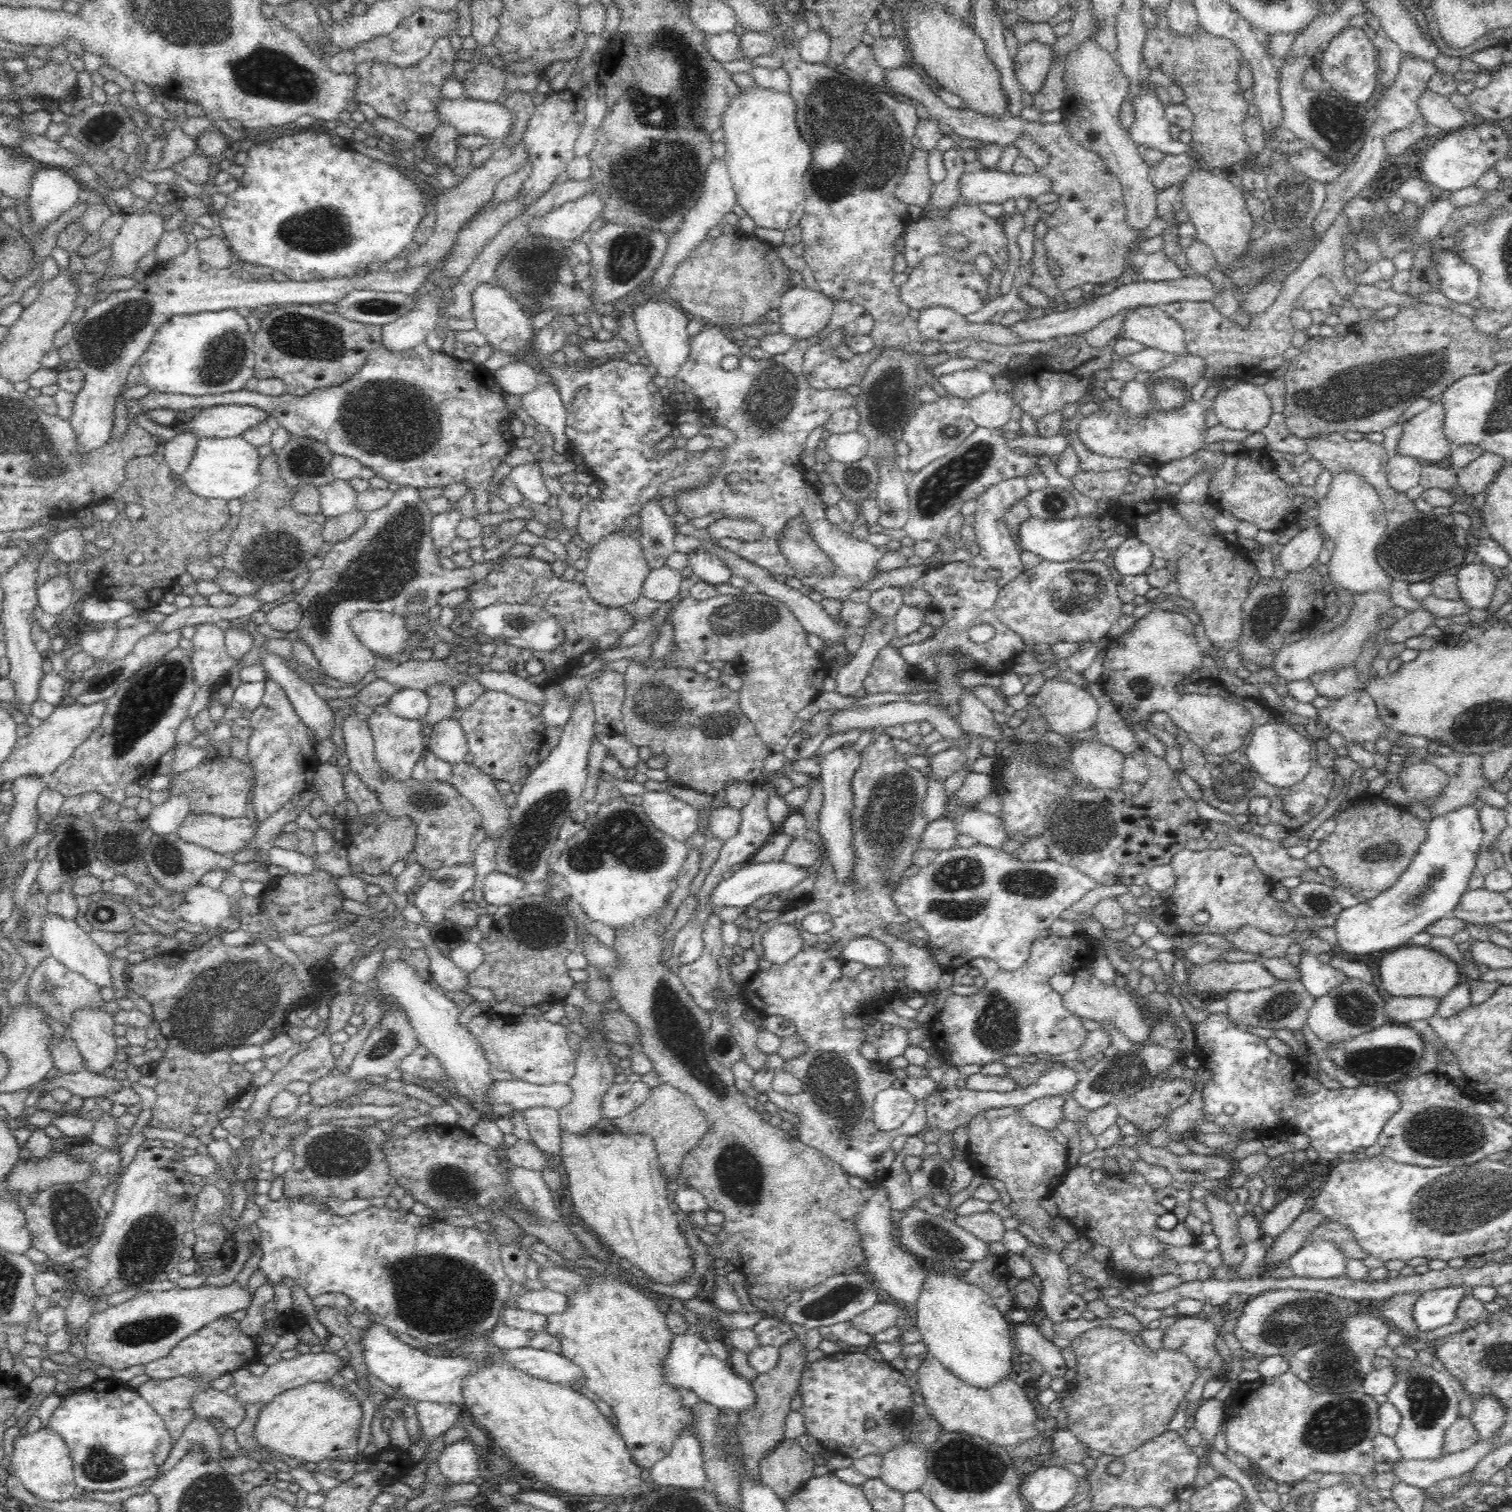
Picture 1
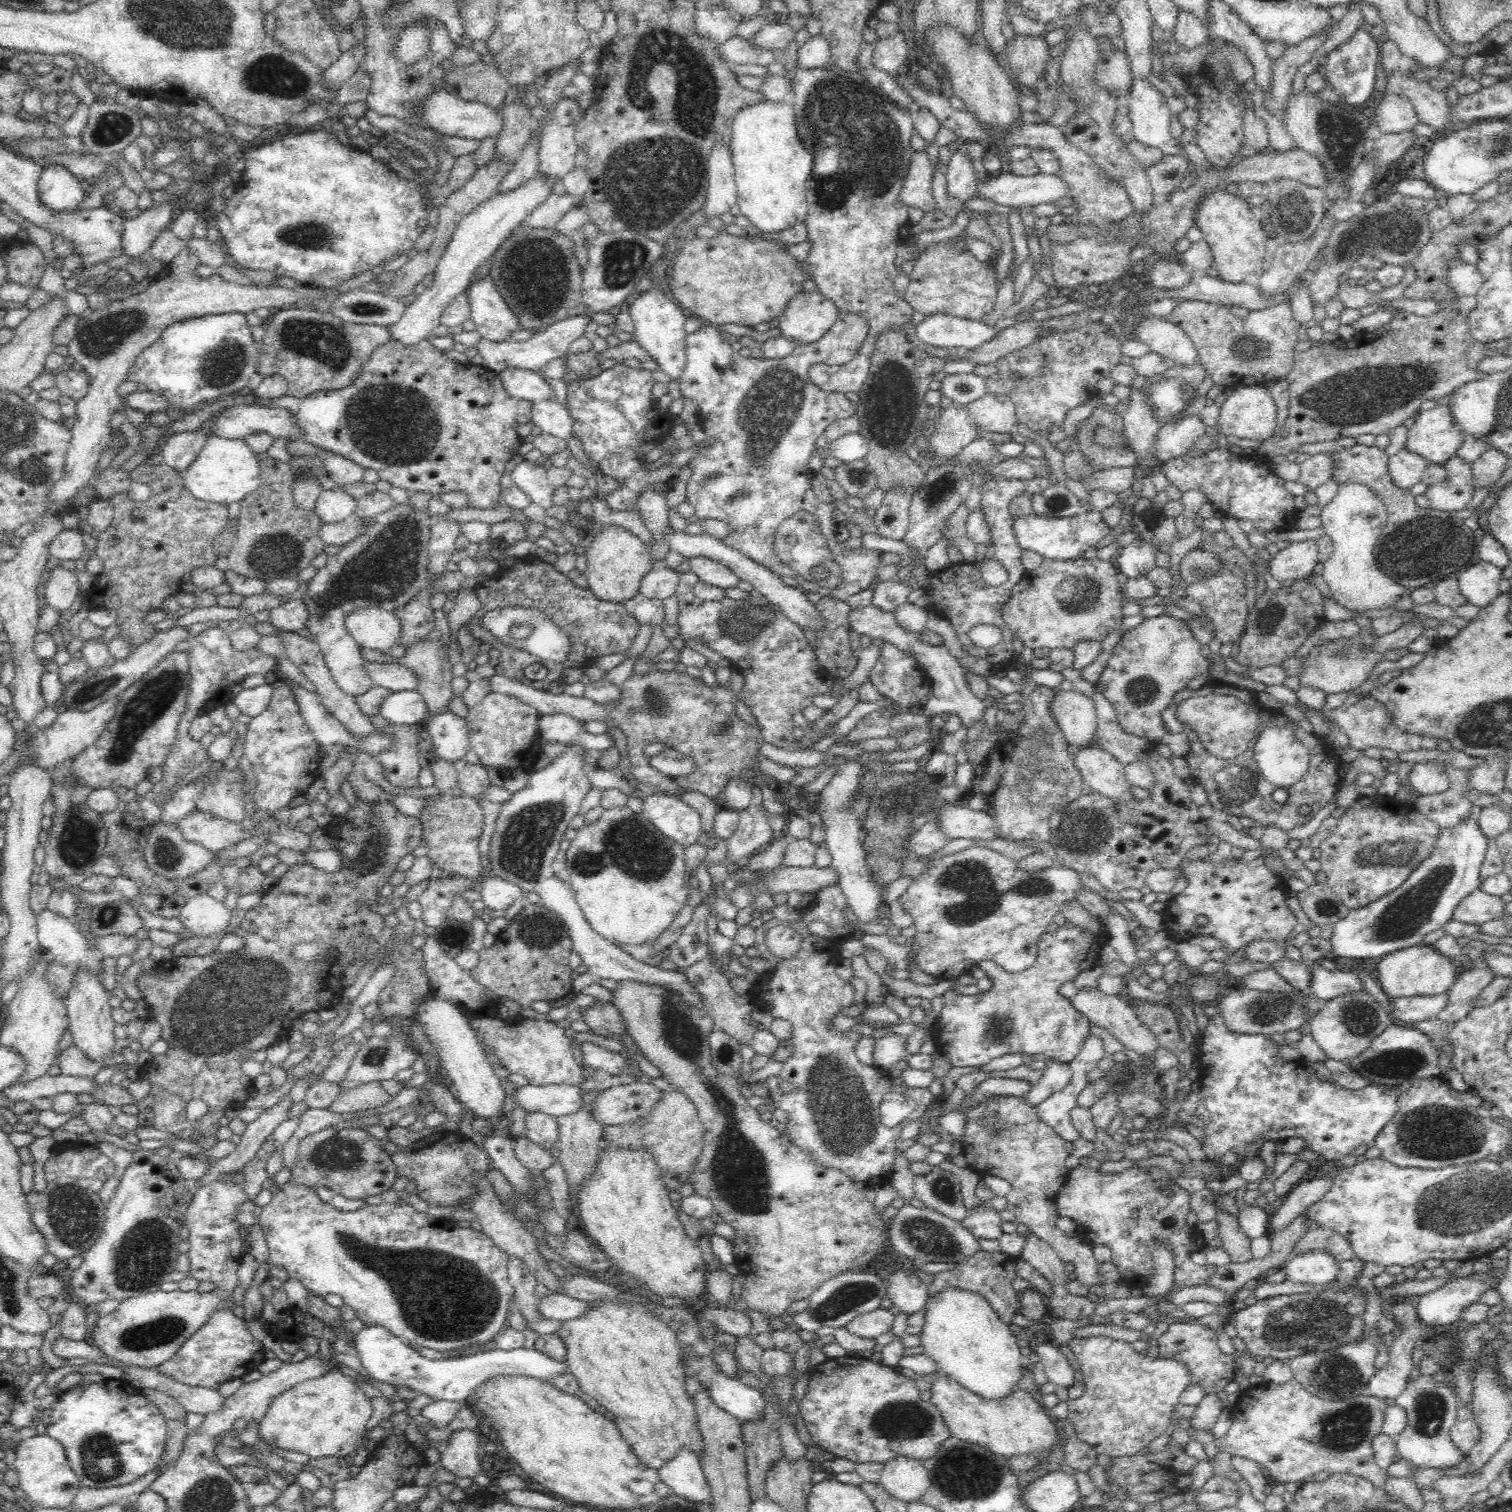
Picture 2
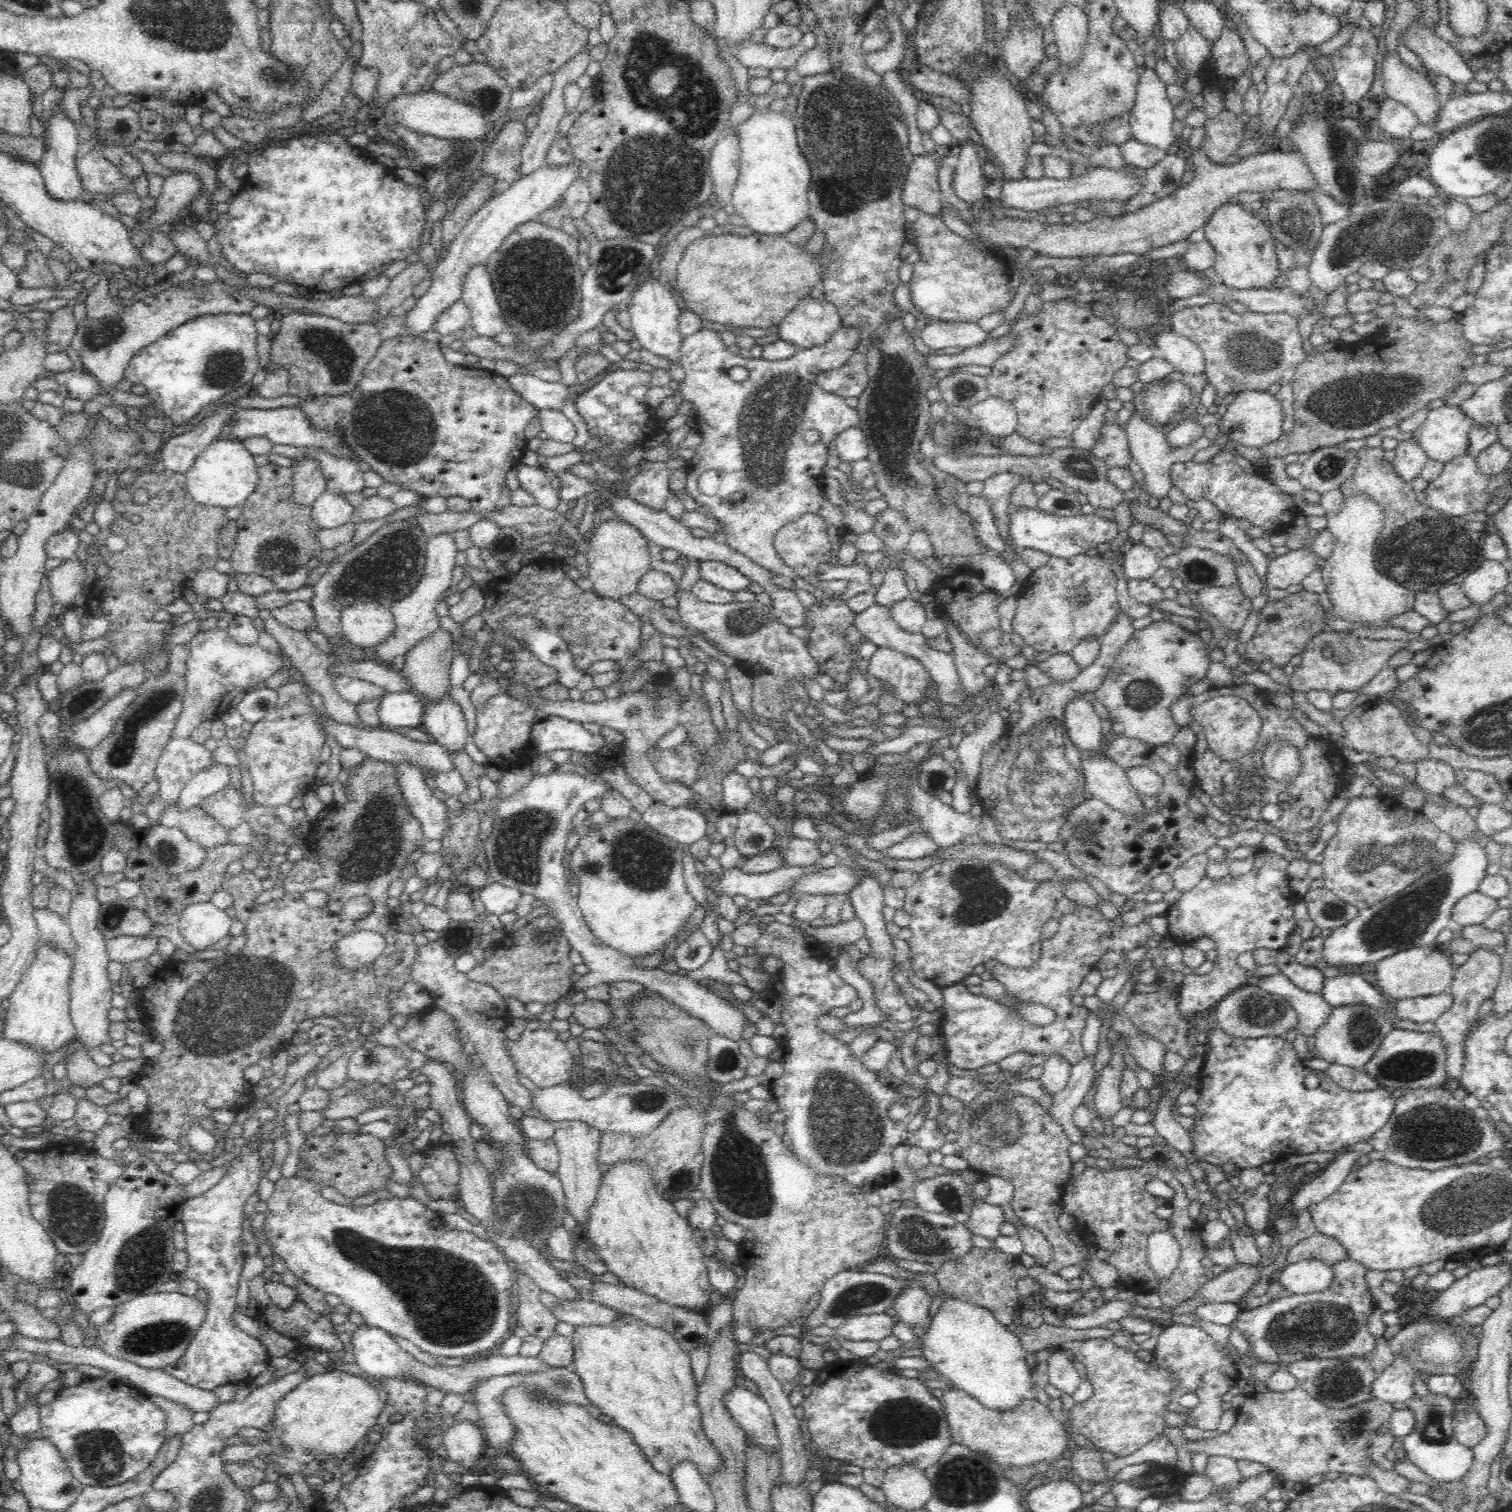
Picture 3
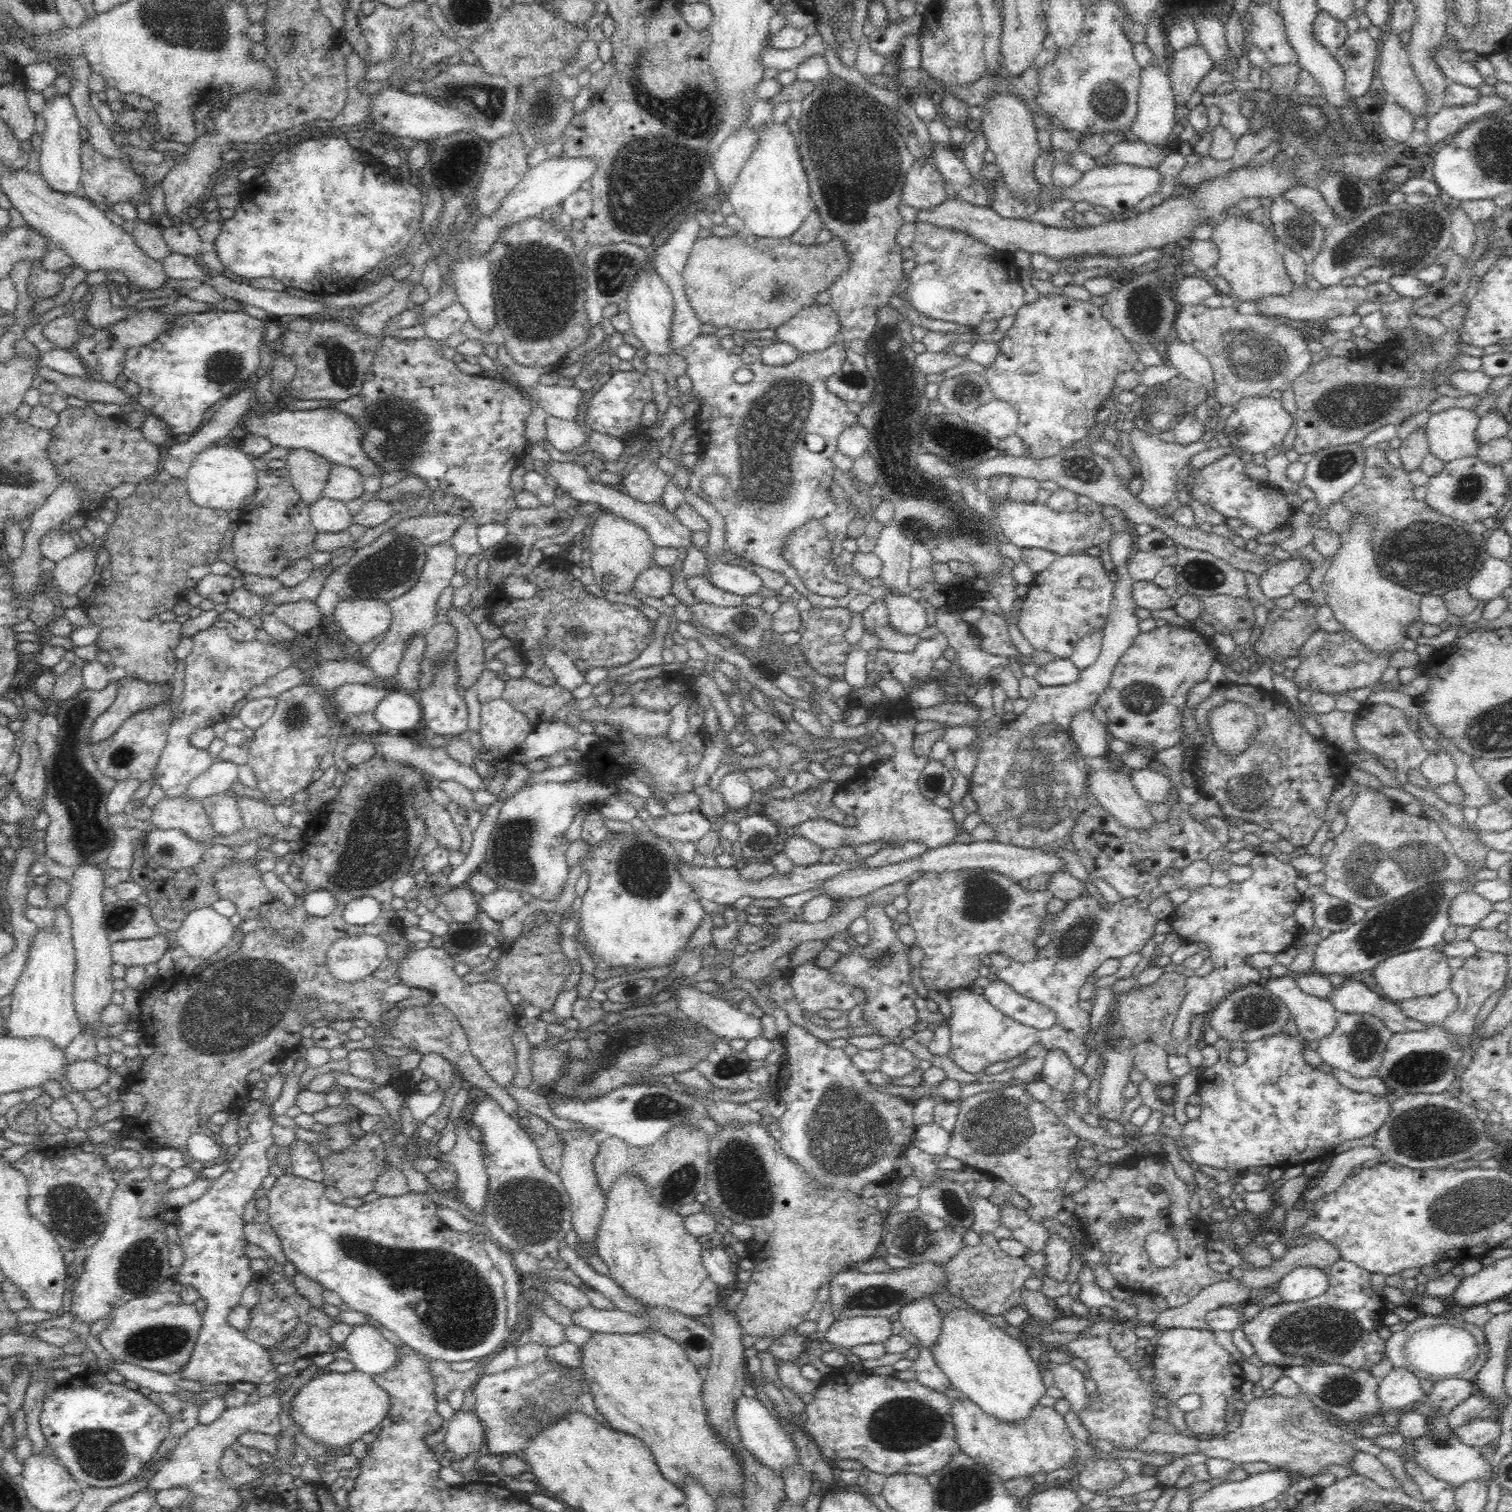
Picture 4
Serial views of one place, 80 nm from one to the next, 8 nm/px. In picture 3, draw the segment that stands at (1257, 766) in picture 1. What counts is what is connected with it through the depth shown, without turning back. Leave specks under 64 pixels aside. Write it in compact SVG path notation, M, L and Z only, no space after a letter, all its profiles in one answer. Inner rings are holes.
M1270 741L1268 746L1264 748L1262 757L1265 772L1274 779L1292 780L1296 776L1296 770L1300 766L1300 755L1296 747L1288 747L1288 744L1282 741Z

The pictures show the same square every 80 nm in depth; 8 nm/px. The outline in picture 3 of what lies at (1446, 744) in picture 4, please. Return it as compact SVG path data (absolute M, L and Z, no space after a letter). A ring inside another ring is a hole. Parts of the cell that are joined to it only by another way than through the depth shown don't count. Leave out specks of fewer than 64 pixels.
M1460 768L1455 774L1455 784L1463 786L1474 797L1475 804L1494 804L1504 800L1496 777L1492 774Z

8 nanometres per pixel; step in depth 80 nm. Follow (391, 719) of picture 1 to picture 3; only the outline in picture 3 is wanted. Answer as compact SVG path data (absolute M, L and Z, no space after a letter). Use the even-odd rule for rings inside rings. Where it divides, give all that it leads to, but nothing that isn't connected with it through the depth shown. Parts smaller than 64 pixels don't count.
M408 763L397 767L397 782L411 813L421 822L425 841L442 840L449 835L446 805L427 787L423 772Z

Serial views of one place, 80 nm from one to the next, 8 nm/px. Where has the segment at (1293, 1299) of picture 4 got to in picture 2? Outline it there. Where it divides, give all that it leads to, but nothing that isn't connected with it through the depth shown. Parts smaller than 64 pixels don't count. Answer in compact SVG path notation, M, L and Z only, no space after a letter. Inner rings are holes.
M1315 1250L1290 1258L1281 1265L1286 1281L1310 1287L1326 1286L1338 1273L1338 1261L1330 1253Z

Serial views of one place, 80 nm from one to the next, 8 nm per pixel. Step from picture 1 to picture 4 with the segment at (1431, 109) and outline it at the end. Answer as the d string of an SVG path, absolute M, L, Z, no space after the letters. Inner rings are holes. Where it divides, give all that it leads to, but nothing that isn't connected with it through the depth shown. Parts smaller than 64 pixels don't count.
M1390 30L1379 52L1380 68L1378 74L1383 82L1384 94L1414 115L1422 116L1426 112L1424 91L1416 81L1412 71L1407 48L1403 46L1400 32Z

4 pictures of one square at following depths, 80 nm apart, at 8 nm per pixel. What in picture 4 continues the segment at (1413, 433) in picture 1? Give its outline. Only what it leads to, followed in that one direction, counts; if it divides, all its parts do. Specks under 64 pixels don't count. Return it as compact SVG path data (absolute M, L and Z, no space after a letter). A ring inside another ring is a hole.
M1452 408L1440 414L1431 414L1426 426L1430 440L1429 452L1444 463L1477 456L1482 448L1478 440L1480 417L1472 410Z

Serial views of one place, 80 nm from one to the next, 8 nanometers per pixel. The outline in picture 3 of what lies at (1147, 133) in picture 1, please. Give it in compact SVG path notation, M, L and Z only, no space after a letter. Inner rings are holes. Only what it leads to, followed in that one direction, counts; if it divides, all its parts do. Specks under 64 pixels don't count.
M1152 64L1144 67L1139 76L1134 106L1128 114L1133 138L1142 144L1162 148L1165 151L1175 140L1173 135L1174 106L1166 94L1166 86L1167 84L1158 77Z

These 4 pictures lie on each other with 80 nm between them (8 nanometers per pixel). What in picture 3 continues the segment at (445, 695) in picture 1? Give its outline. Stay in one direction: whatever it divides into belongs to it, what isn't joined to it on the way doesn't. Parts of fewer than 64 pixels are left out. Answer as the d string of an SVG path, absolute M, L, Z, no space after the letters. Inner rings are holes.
M440 626L434 632L430 632L430 635L424 636L406 654L407 659L402 674L406 677L408 685L411 686L410 690L418 694L424 702L425 700L438 700L440 696L448 694L450 690L449 675L454 652L454 649L452 649L454 645L453 638L450 630L443 629Z

